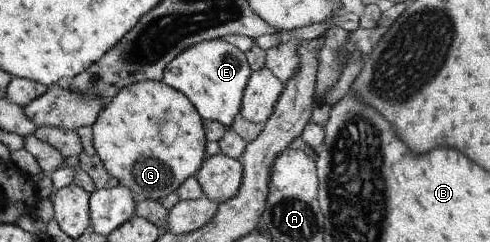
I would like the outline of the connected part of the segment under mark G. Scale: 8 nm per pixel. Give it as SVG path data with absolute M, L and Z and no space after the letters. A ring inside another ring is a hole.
M144 80L120 88L116 96L112 96L100 108L90 128L92 148L104 170L108 176L112 176L114 182L128 188L135 198L156 201L170 194L186 177L194 175L206 158L202 119L184 94L180 94L162 81Z

